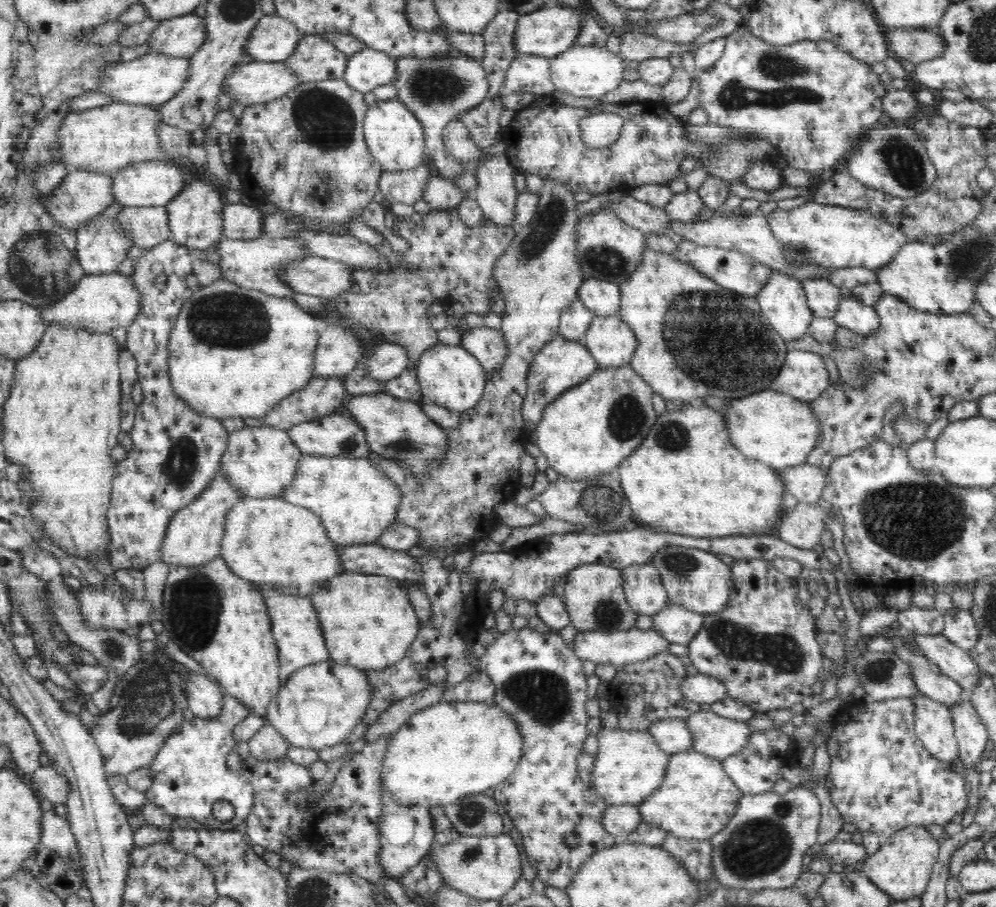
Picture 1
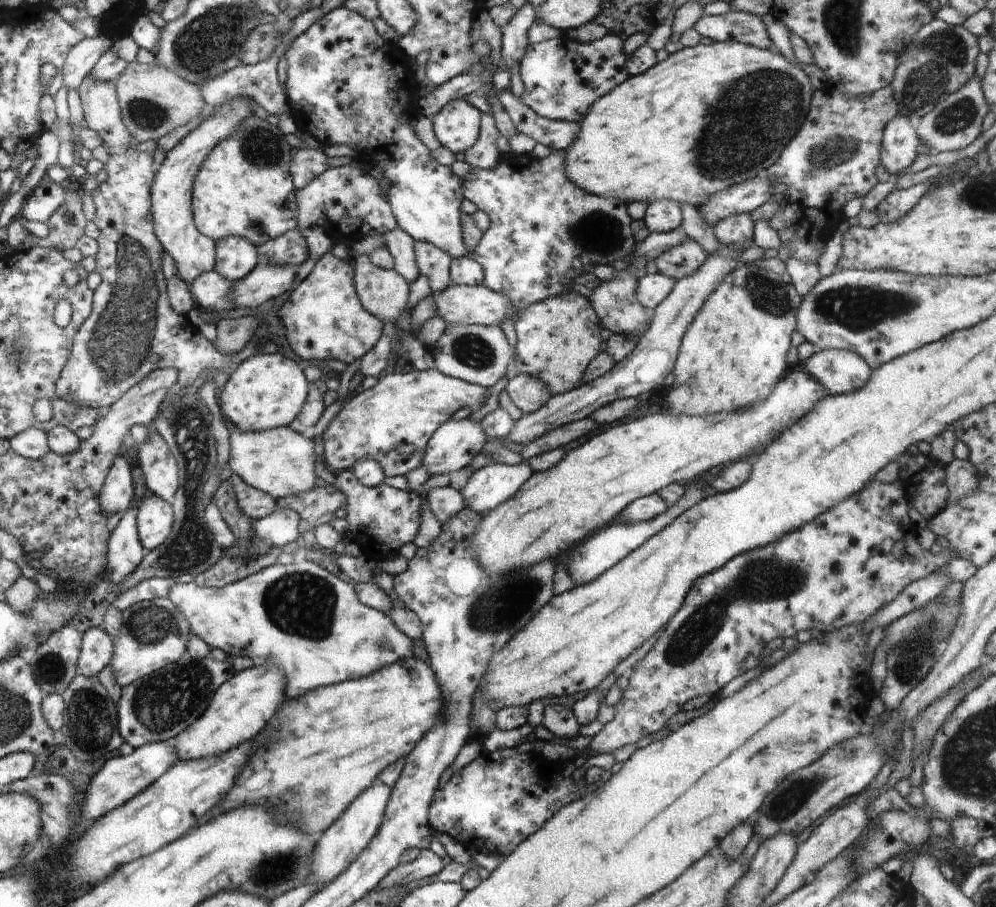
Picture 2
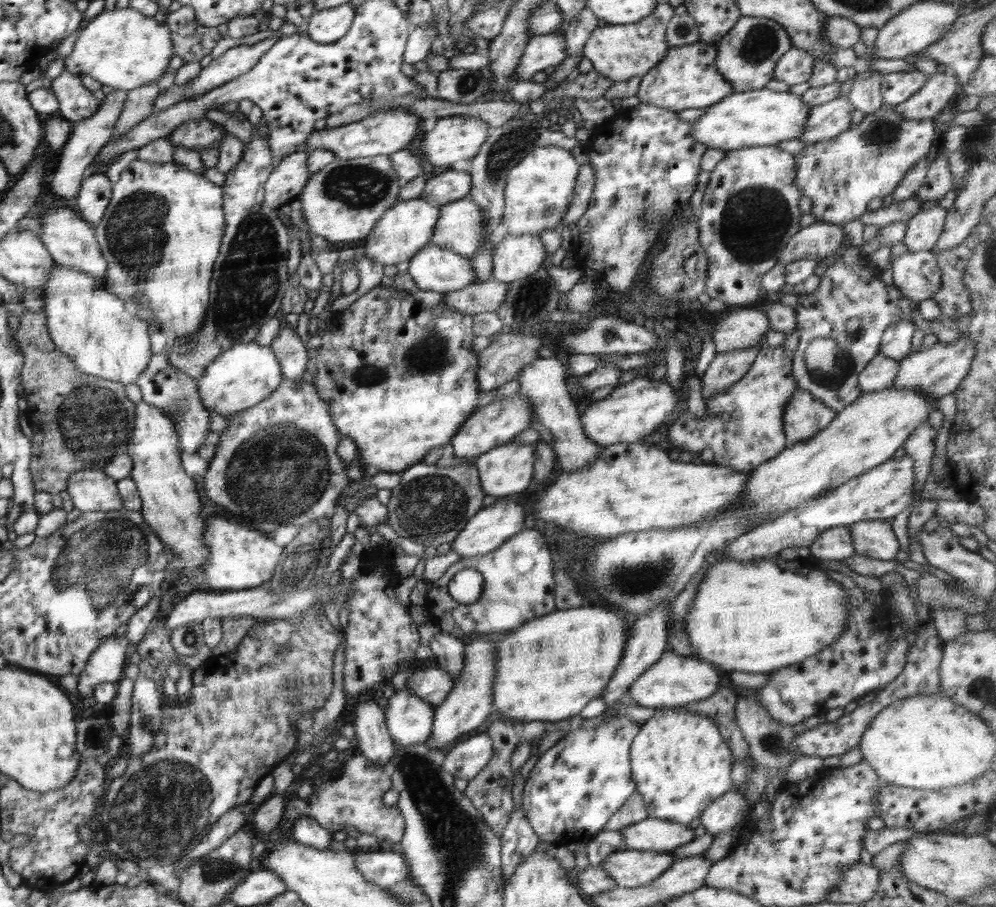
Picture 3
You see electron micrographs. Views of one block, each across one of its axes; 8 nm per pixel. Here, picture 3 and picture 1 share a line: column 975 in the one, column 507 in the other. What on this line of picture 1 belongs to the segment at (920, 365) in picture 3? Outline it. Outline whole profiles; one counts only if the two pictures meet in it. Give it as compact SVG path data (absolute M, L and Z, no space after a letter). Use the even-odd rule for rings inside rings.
M463 326L461 345L480 361L487 372L498 370L508 356L506 339L500 329Z

